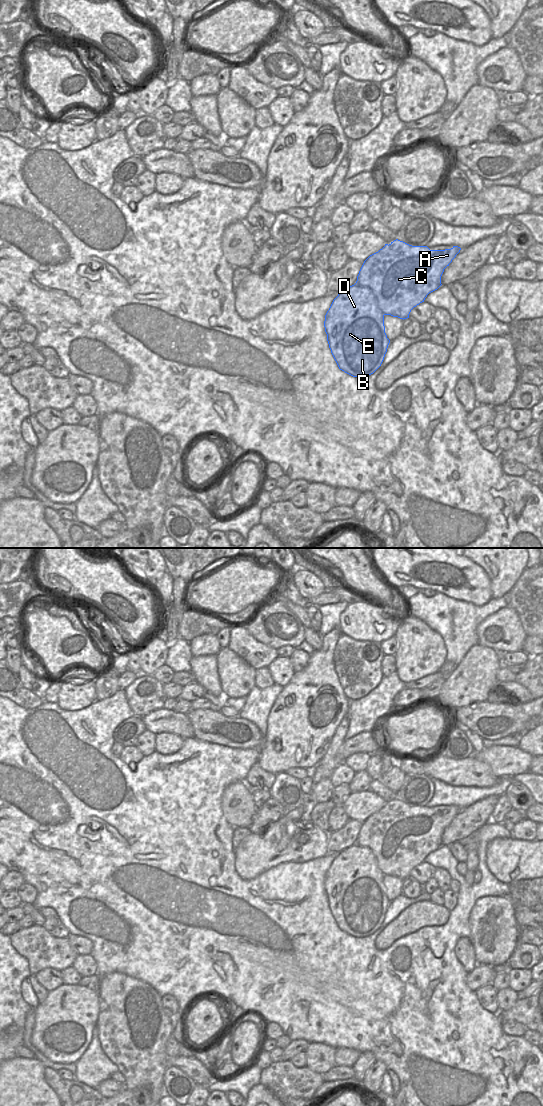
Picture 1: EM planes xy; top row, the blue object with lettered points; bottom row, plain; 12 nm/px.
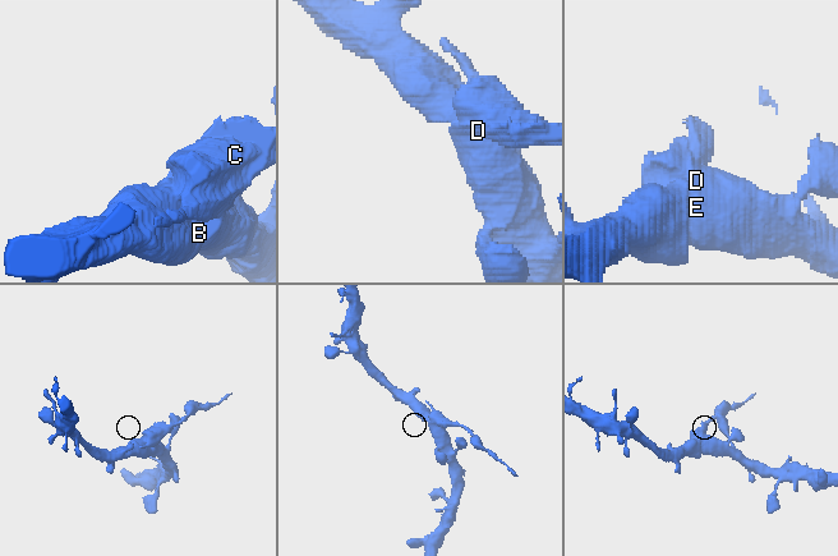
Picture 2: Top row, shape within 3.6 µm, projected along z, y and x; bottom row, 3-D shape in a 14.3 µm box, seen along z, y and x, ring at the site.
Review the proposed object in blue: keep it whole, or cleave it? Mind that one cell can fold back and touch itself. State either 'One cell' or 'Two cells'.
Two cells

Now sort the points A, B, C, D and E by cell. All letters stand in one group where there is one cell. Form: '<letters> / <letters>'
A C D / B E

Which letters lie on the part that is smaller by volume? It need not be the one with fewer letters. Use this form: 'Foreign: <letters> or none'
Foreign: A, C, D

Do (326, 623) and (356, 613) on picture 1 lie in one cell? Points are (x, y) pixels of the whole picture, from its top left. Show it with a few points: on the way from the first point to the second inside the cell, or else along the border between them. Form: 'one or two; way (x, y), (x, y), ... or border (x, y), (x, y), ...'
two; border (348, 604), (340, 614), (339, 628)

